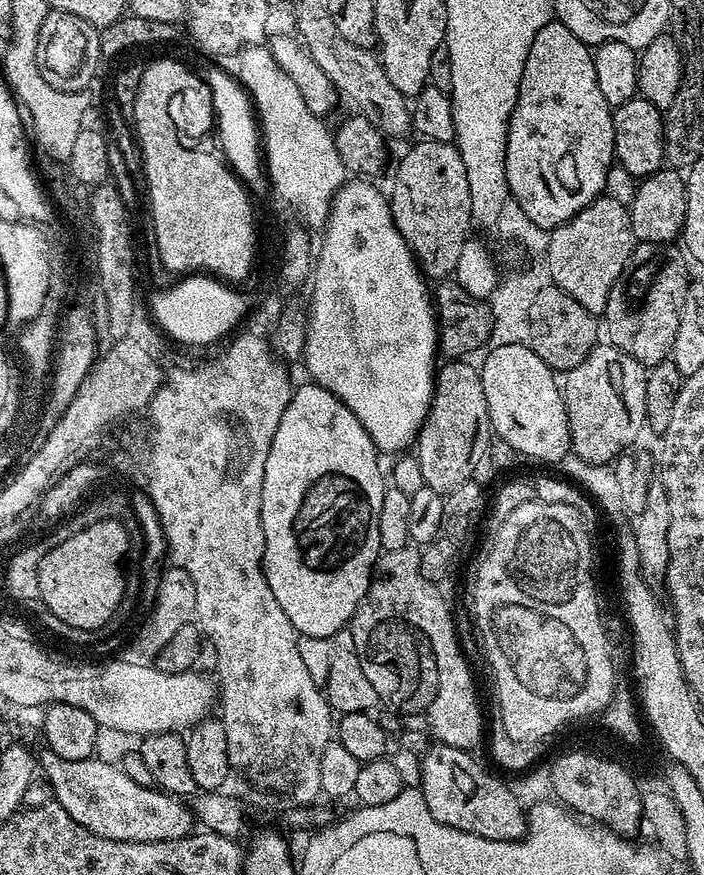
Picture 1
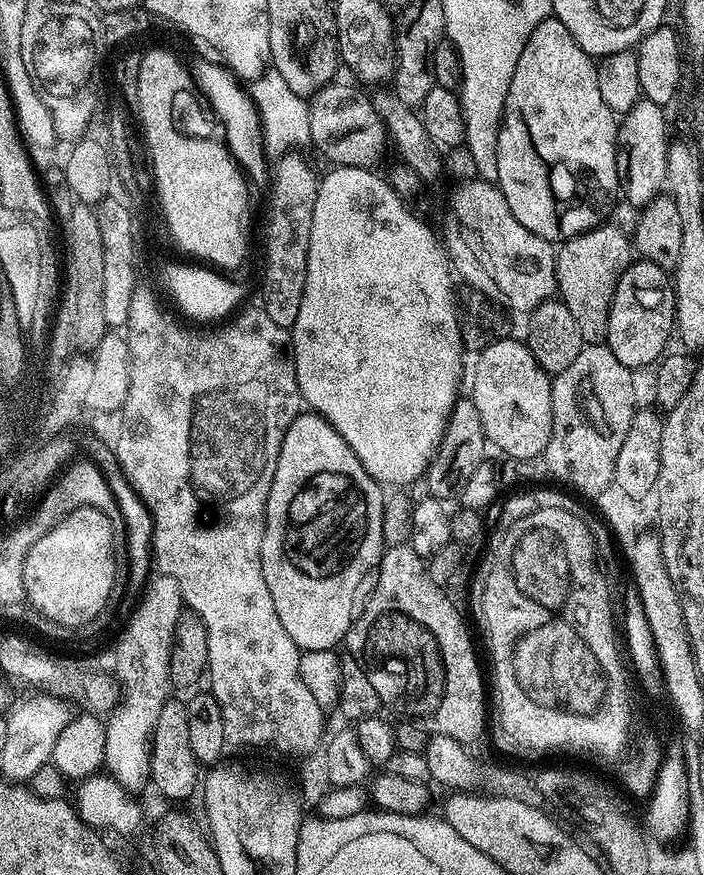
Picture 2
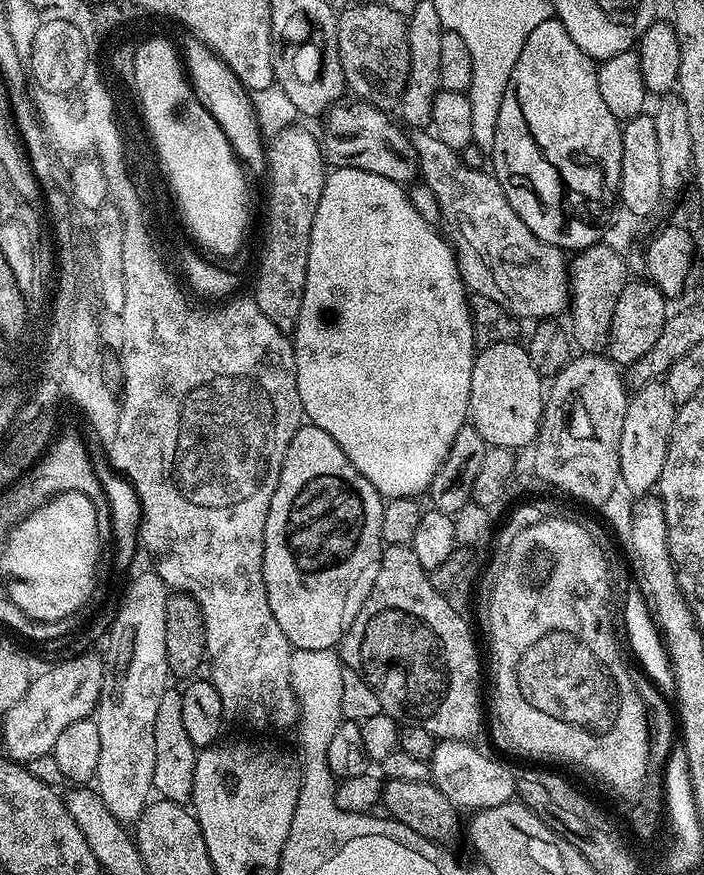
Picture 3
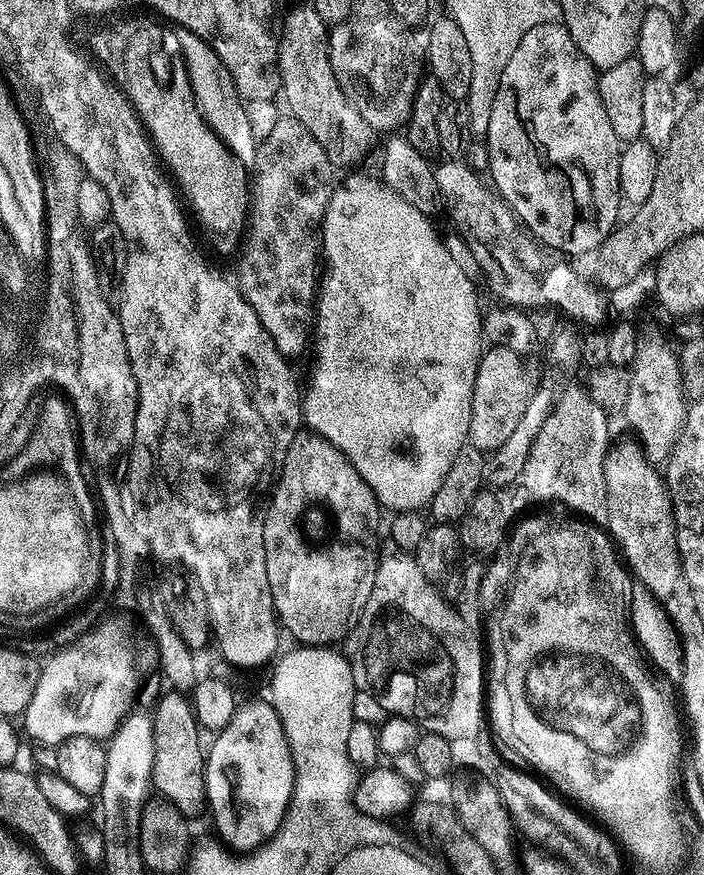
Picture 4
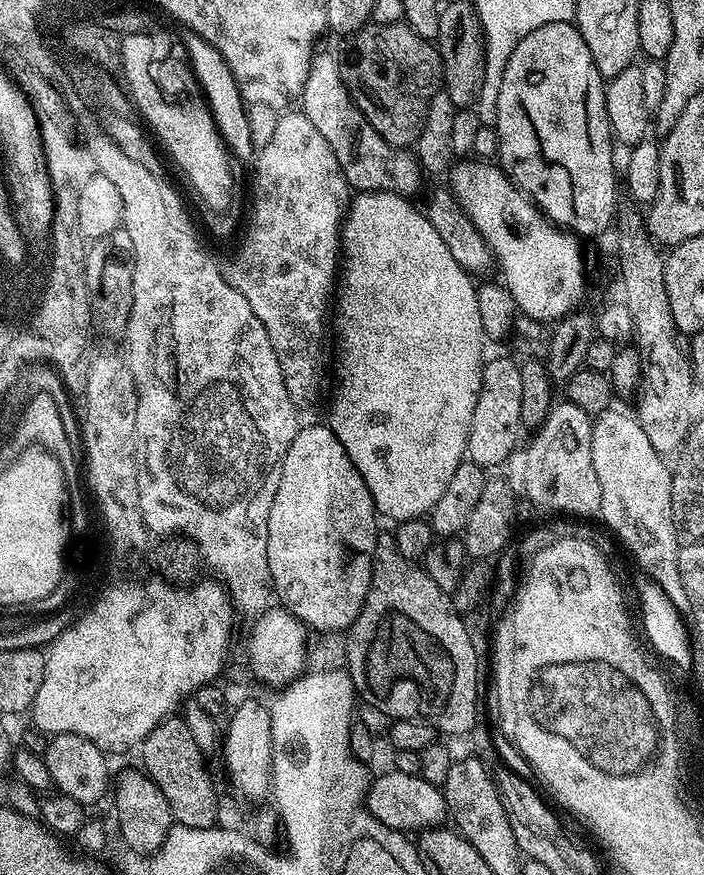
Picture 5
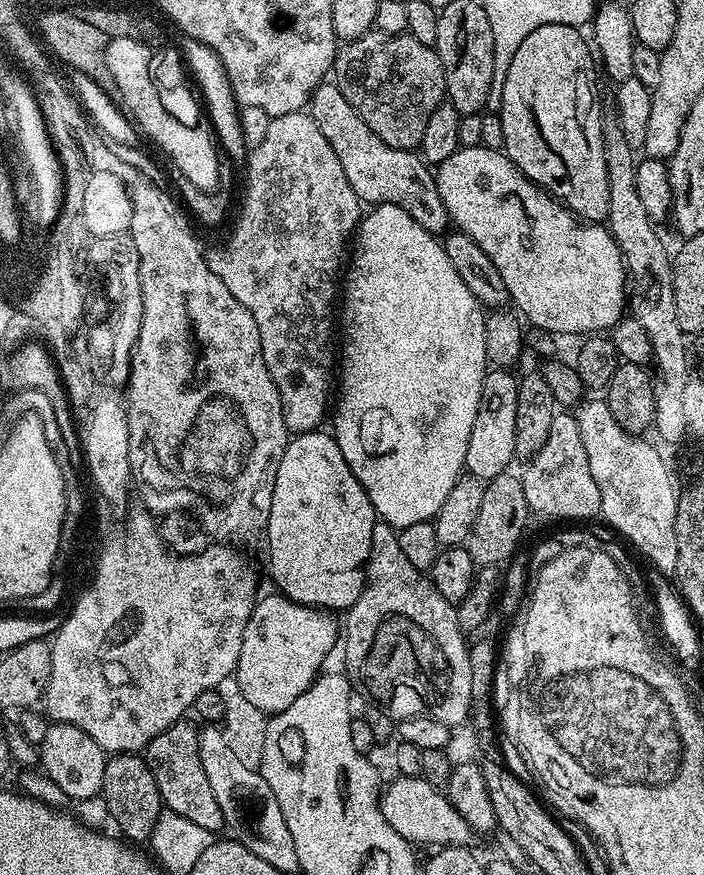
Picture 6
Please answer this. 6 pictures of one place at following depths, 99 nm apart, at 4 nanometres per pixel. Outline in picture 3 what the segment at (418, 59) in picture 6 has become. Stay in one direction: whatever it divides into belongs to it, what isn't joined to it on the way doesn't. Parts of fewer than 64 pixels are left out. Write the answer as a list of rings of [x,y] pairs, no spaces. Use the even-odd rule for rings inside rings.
[[[357,2],[337,15],[336,33],[347,91],[353,92],[352,96],[365,104],[383,110],[395,109],[410,74],[410,46],[405,17],[390,10],[390,6],[382,2]]]

